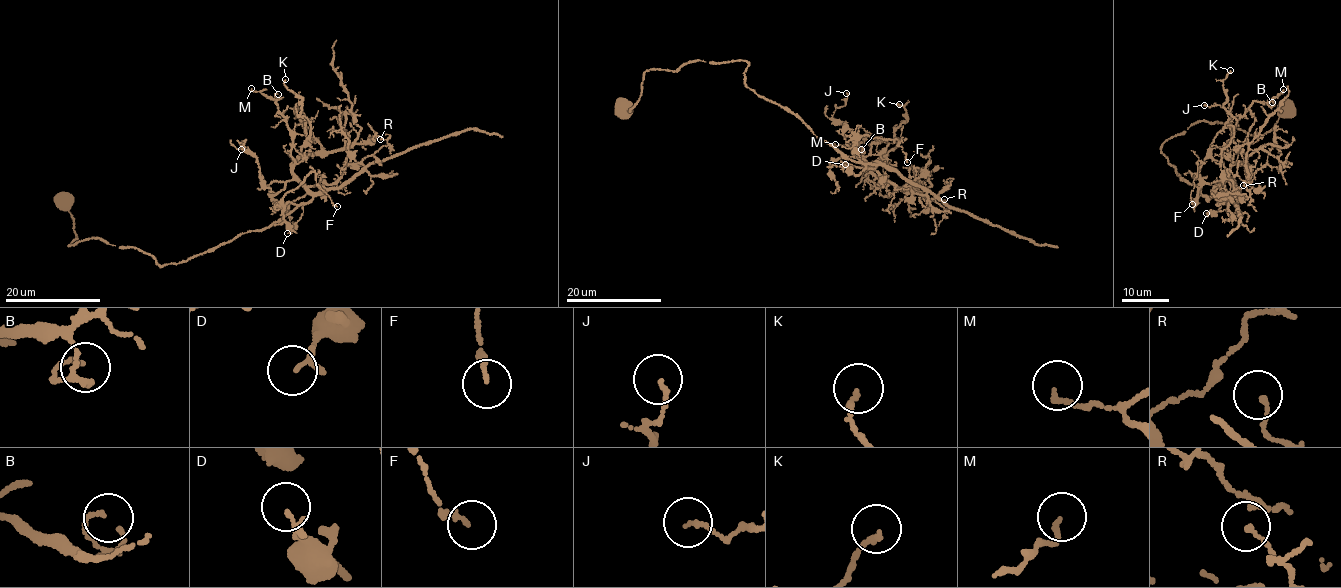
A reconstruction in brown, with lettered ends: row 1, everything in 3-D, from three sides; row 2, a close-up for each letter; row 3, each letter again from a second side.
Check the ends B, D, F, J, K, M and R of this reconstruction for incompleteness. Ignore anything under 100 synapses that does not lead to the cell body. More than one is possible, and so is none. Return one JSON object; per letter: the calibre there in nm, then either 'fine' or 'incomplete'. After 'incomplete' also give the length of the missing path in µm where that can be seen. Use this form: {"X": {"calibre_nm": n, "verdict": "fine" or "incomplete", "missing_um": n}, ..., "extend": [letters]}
{"B": {"calibre_nm": 100, "verdict": "fine"}, "D": {"calibre_nm": 160, "verdict": "fine"}, "F": {"calibre_nm": 140, "verdict": "fine"}, "J": {"calibre_nm": 120, "verdict": "fine"}, "K": {"calibre_nm": 140, "verdict": "fine"}, "M": {"calibre_nm": 130, "verdict": "fine"}, "R": {"calibre_nm": 90, "verdict": "fine"}, "extend": []}

